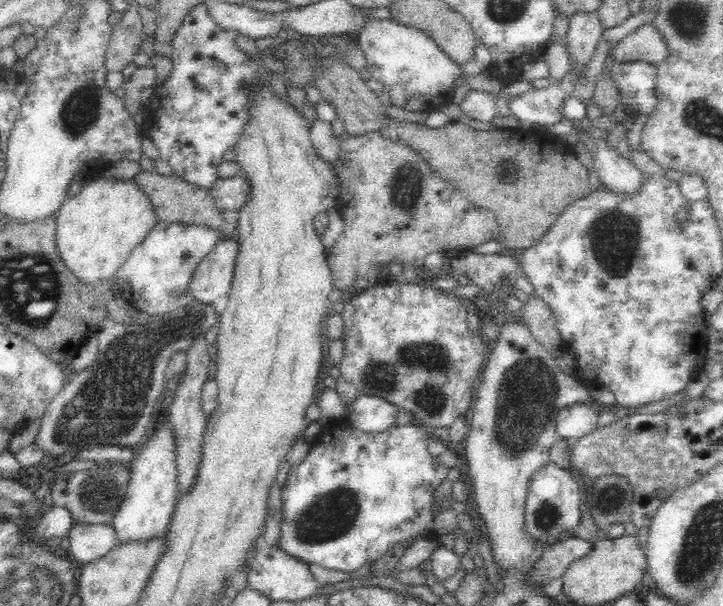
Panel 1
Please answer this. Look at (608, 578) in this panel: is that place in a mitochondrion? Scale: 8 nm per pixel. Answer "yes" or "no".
no

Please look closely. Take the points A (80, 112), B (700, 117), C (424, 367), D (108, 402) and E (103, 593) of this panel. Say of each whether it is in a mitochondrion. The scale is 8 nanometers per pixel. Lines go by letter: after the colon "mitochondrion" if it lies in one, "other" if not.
A: mitochondrion
B: mitochondrion
C: mitochondrion
D: mitochondrion
E: other

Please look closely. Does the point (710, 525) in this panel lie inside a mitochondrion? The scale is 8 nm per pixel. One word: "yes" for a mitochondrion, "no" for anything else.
yes

